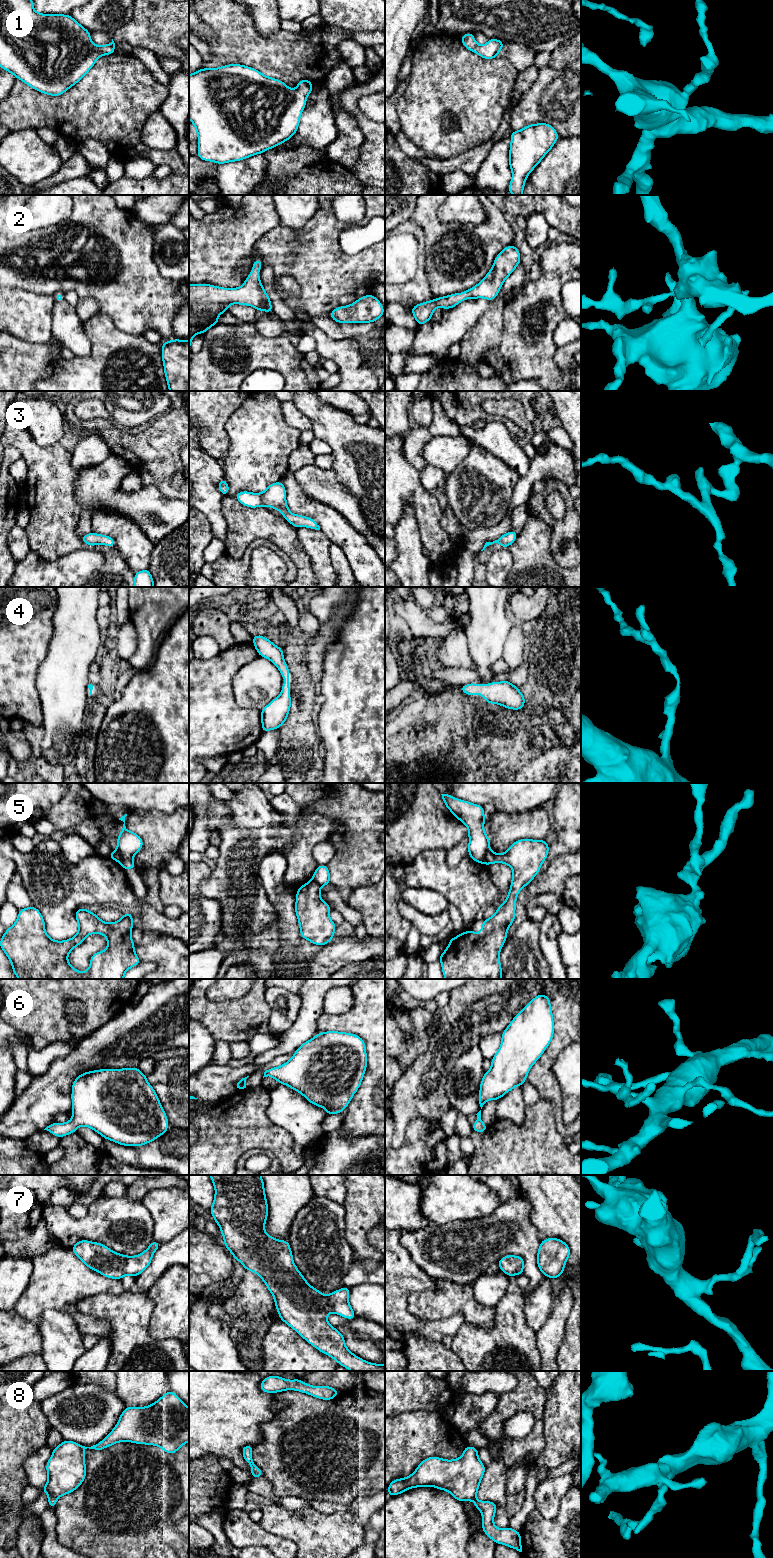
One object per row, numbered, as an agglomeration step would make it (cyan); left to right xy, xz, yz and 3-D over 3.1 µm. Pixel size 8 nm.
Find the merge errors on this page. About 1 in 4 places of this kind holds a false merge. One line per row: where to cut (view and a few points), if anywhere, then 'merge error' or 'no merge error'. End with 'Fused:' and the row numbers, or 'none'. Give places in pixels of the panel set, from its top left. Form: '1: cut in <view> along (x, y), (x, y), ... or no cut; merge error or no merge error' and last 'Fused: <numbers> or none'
1: no cut; no merge error
2: no cut; no merge error
3: no cut; no merge error
4: no cut; no merge error
5: cut in yz along (490, 850), (485, 856), (486, 864); merge error
6: no cut; no merge error
7: no cut; no merge error
8: no cut; no merge error
Fused: 5

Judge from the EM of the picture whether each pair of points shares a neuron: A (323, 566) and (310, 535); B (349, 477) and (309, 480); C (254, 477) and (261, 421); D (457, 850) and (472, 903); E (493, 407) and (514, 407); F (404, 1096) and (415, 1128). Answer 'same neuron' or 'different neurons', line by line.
A: same neuron
B: different neurons
C: same neuron
D: different neurons
E: same neuron
F: different neurons

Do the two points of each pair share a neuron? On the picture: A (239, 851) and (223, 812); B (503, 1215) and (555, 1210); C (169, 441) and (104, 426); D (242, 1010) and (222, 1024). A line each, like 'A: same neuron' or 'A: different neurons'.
A: different neurons
B: different neurons
C: same neuron
D: same neuron

